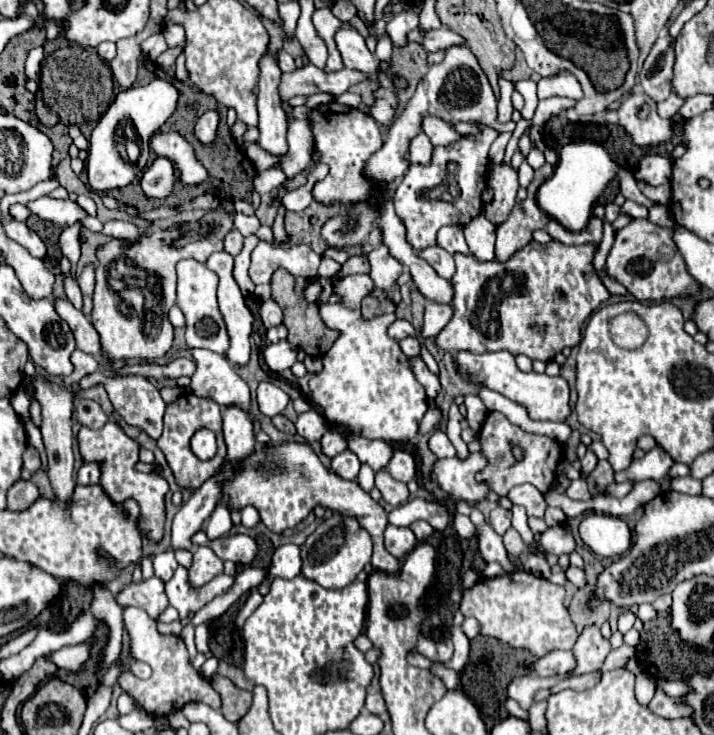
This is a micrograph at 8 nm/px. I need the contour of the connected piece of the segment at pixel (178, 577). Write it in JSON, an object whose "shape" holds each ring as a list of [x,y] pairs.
{"shape":[[[177,566],[173,578],[165,582],[165,592],[169,598],[169,604],[179,612],[179,616],[187,618],[189,612],[197,612],[215,596],[225,594],[233,586],[233,582],[235,582],[235,576],[221,572],[205,586],[195,588],[189,584],[189,572],[183,566]]]}

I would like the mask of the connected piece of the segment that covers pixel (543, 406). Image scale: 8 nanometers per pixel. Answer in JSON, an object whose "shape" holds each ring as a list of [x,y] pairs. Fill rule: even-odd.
{"shape":[[[457,352],[457,364],[461,374],[469,382],[481,382],[489,390],[495,390],[503,394],[509,400],[515,400],[517,404],[525,406],[529,416],[533,420],[555,420],[563,422],[571,414],[569,406],[569,382],[561,376],[547,376],[547,374],[537,374],[537,372],[521,372],[515,364],[515,356],[509,352],[491,352],[491,354],[471,354],[471,352]]]}

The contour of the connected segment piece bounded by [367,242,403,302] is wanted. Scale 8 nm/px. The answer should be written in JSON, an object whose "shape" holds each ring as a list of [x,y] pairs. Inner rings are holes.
{"shape":[[[383,242],[373,252],[369,252],[367,258],[371,262],[369,278],[373,280],[373,284],[387,290],[389,292],[387,298],[391,298],[393,302],[399,302],[399,290],[395,286],[395,280],[403,272],[403,264],[389,254],[389,248]]]}

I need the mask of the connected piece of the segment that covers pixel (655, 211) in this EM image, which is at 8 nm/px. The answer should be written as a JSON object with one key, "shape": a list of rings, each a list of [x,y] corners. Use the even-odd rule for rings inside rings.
{"shape":[[[661,204],[649,206],[647,220],[653,222],[653,224],[657,224],[657,226],[661,226],[661,228],[673,228],[675,226],[675,220],[673,220],[669,208],[667,206],[661,206]]]}

